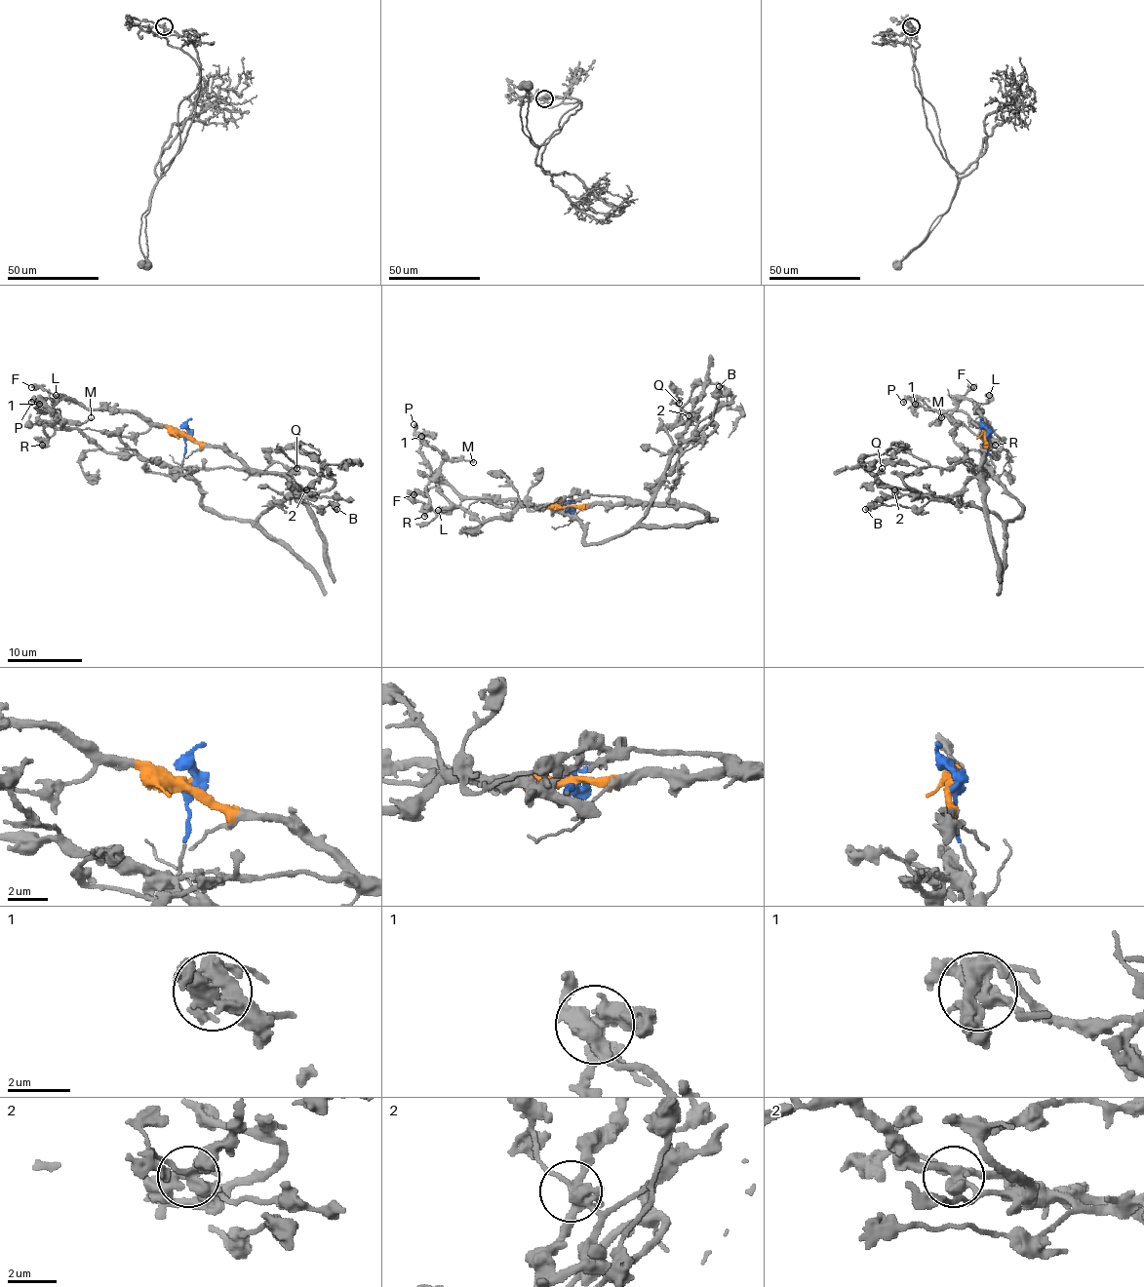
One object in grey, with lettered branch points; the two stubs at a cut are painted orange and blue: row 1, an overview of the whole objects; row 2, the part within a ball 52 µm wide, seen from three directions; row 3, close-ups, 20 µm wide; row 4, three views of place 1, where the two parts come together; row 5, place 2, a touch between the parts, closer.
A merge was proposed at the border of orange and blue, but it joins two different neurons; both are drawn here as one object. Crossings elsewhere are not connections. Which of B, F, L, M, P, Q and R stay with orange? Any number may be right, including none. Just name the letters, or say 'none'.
B, F, L, M, P, R

